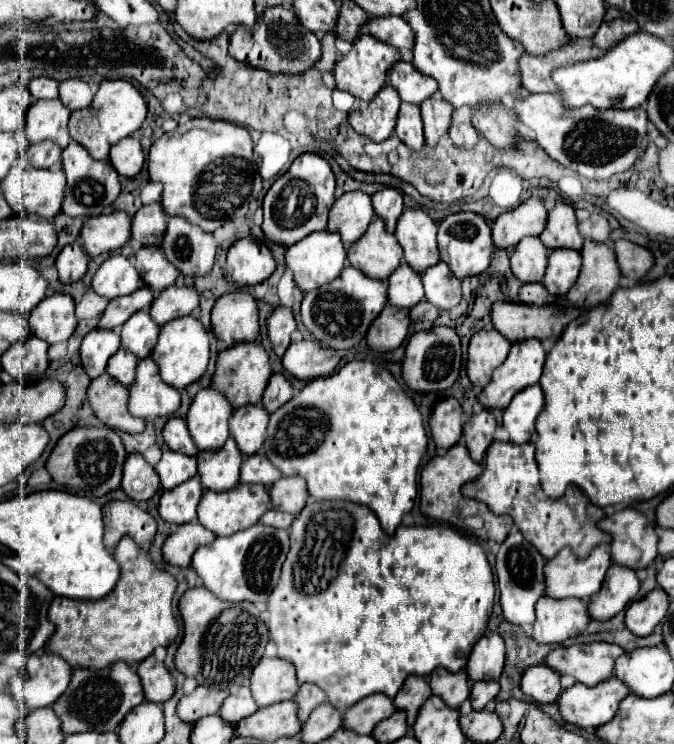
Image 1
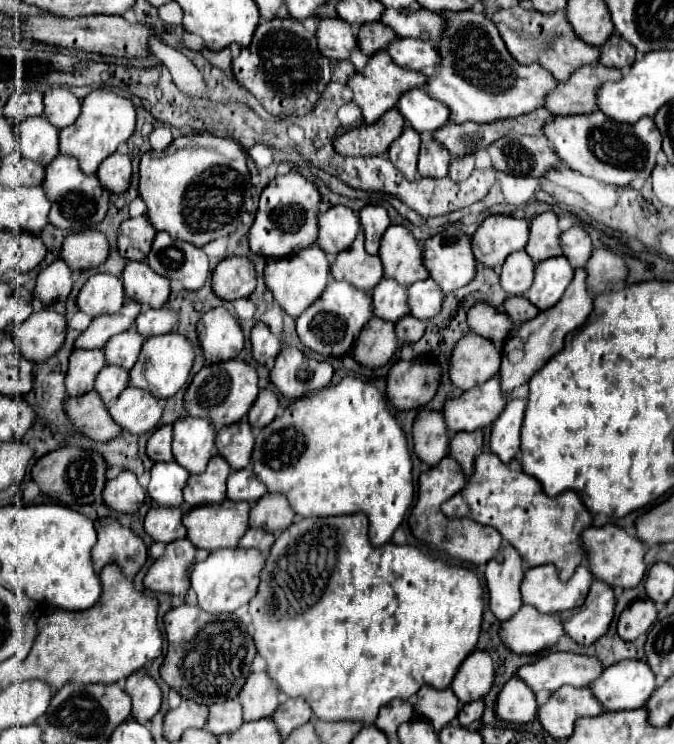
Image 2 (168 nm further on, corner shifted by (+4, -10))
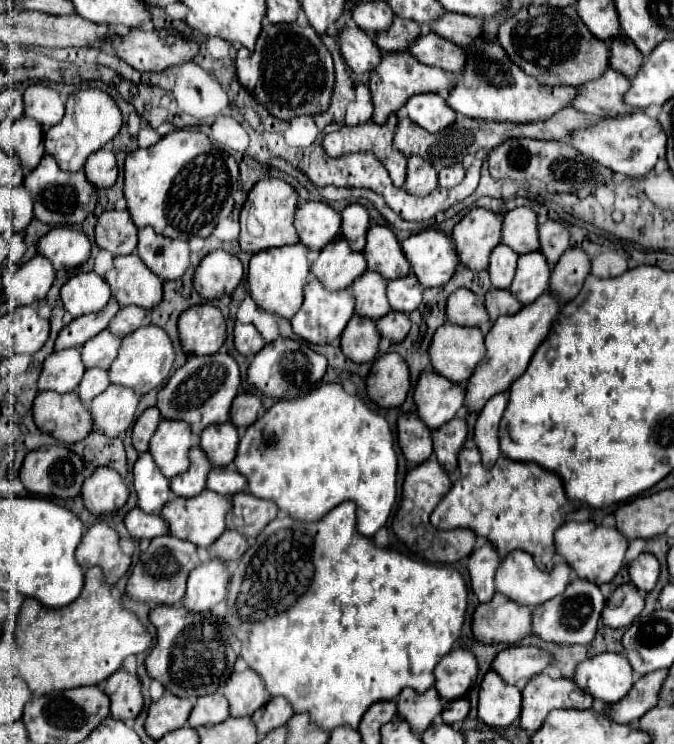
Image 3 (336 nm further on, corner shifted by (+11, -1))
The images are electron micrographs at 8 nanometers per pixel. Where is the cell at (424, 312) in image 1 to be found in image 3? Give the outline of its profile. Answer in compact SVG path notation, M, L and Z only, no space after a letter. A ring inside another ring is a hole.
M391 311L385 317L381 317L381 321L377 321L377 329L383 337L389 337L393 343L401 343L411 329L411 321L409 315Z

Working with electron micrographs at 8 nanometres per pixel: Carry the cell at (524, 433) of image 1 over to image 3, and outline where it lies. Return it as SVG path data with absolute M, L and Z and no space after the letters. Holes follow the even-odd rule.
M499 393L497 397L491 397L487 401L487 405L481 409L479 419L475 423L473 439L477 443L477 449L481 451L485 467L493 467L501 455L499 425L501 425L505 409L507 409L507 395Z

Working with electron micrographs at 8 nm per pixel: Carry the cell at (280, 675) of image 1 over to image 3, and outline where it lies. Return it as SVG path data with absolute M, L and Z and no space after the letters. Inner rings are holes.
M253 669L233 673L225 683L225 697L231 705L233 717L253 715L267 703L267 691L261 677Z

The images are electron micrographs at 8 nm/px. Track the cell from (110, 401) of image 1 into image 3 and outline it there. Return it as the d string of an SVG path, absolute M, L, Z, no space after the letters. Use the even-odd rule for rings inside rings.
M41 391L33 403L35 423L61 443L77 443L93 429L93 417L75 391Z

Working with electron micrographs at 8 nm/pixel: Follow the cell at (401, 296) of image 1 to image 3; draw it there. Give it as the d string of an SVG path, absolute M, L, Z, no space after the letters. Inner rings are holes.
M365 271L357 281L353 281L353 297L357 301L357 315L369 317L373 321L381 319L391 311L387 301L387 279L375 271Z

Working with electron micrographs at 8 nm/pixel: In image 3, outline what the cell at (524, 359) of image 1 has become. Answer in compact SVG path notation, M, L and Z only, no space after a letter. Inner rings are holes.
M427 371L417 381L415 403L429 429L439 429L465 409L465 387Z

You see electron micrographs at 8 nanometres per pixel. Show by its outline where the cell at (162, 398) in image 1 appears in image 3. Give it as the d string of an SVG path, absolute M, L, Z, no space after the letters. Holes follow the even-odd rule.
M109 385L105 393L97 395L91 403L95 425L109 437L119 437L135 423L139 395L123 385Z

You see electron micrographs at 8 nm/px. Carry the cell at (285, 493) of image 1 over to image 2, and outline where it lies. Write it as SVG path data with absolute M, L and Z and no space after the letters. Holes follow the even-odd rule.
M264 494L264 498L252 506L248 524L262 530L272 530L272 534L280 534L292 524L292 520L294 510L282 494Z

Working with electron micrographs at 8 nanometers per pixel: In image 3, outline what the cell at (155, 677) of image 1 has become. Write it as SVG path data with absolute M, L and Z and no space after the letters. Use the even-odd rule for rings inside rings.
M119 669L105 681L105 693L111 699L111 715L121 717L121 721L135 719L143 709L141 681L135 673Z

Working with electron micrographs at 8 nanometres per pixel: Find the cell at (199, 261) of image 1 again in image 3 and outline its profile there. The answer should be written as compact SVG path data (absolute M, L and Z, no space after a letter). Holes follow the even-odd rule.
M143 227L139 231L139 257L143 263L157 273L163 281L175 281L185 275L189 267L191 249L187 241L169 239L153 231L153 227Z

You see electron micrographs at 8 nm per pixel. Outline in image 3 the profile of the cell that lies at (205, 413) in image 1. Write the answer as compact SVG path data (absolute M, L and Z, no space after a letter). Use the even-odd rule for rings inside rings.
M163 419L151 441L151 453L165 477L175 477L189 469L189 451L193 447L193 431L185 421Z

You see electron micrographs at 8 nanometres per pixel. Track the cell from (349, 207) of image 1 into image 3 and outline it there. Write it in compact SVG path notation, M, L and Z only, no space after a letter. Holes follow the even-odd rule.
M307 201L297 209L297 233L303 245L323 249L341 233L341 215L325 201Z

